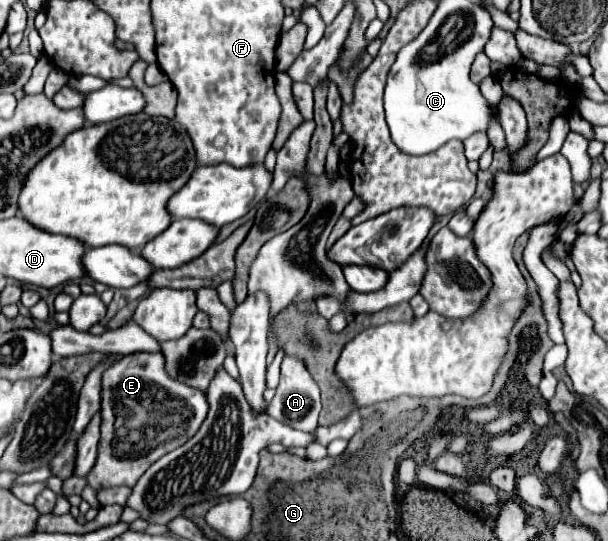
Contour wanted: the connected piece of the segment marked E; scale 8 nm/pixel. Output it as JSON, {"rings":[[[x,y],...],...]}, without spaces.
{"rings":[[[135,352],[123,356],[119,362],[115,362],[109,370],[103,374],[103,400],[101,400],[101,442],[99,442],[99,458],[95,468],[87,474],[87,488],[83,490],[83,500],[87,500],[91,506],[99,506],[95,492],[99,488],[113,488],[113,486],[135,486],[135,482],[141,478],[141,474],[161,456],[167,452],[183,446],[203,424],[203,418],[207,414],[207,400],[205,392],[189,390],[187,384],[175,382],[173,378],[167,378],[163,370],[163,354],[161,352]]]}

